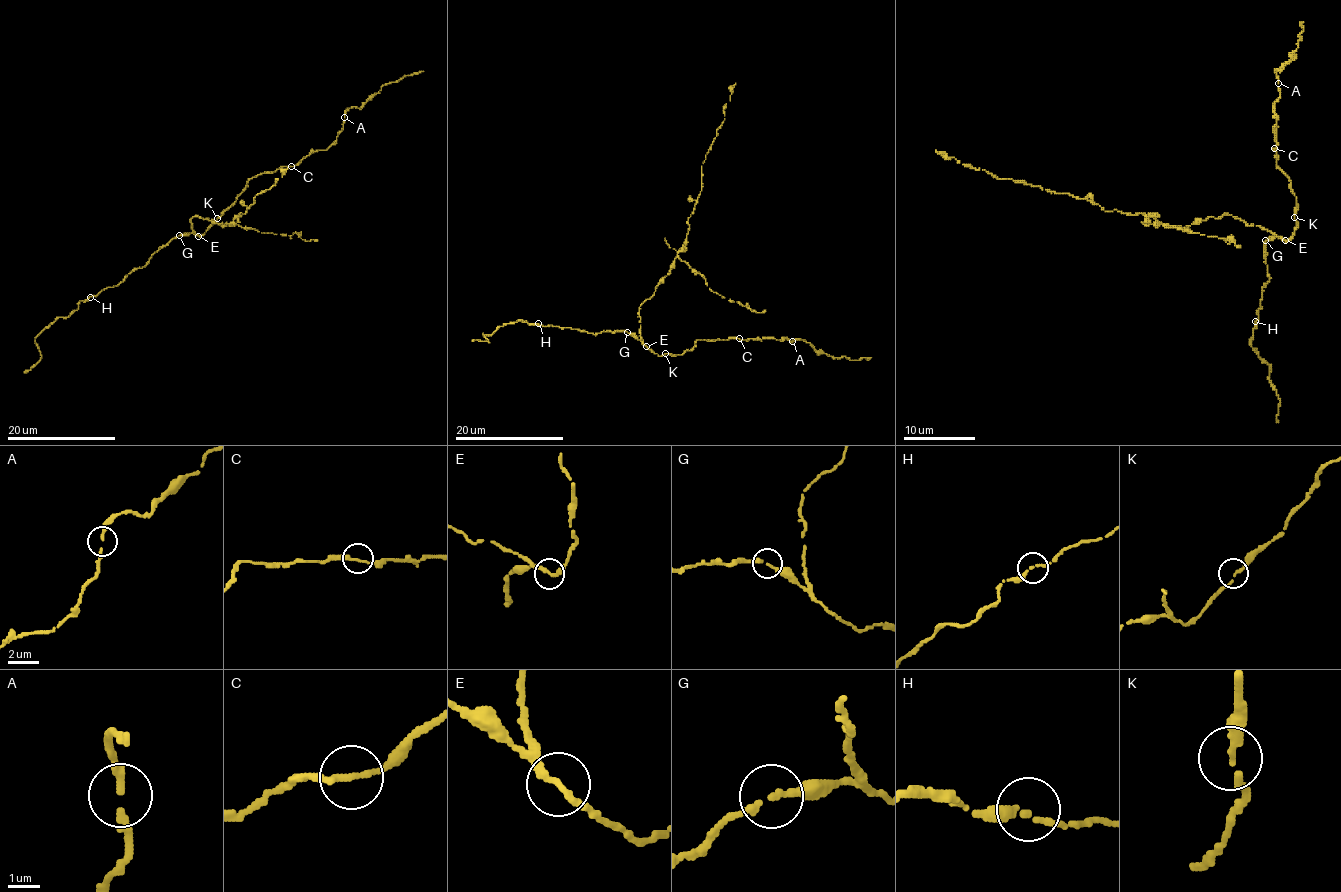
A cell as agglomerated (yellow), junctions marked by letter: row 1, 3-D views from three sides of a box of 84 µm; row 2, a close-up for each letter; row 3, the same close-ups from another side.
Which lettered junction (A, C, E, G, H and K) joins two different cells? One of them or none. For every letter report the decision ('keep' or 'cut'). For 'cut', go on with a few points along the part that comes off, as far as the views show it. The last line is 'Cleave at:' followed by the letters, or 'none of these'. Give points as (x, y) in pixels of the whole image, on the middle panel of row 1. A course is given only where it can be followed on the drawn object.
A: keep
C: keep
E: cut; course (646, 346), (639, 307), (684, 246), (688, 219), (701, 190), (701, 166), (735, 83)
G: keep
H: keep
K: keep
Cleave at: E

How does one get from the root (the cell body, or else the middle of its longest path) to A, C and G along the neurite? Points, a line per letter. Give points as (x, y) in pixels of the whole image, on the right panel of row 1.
A: (1280, 238), (1287, 240), (1298, 222), (1291, 182), (1276, 166), (1278, 83)
C: (1280, 238), (1287, 240), (1298, 222), (1294, 218), (1296, 197), (1289, 179), (1276, 166), (1274, 148)
G: (1280, 238), (1265, 240)

